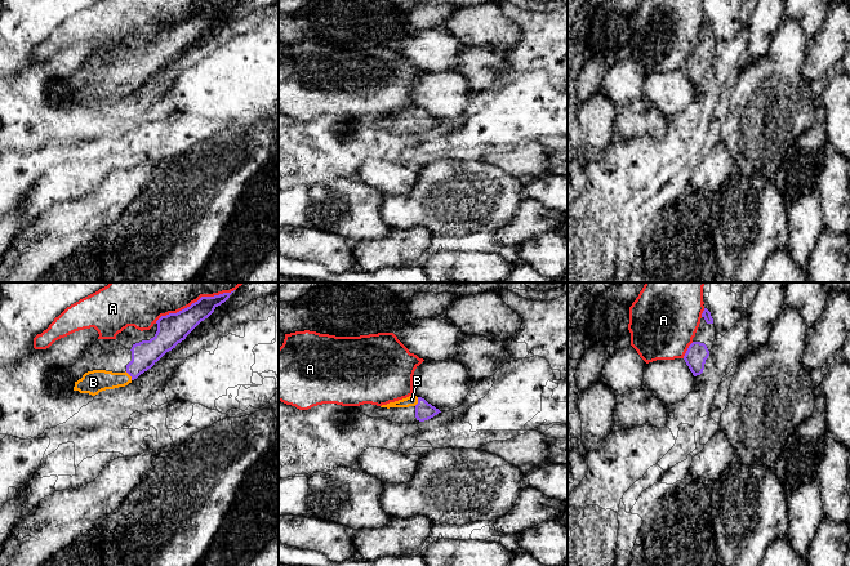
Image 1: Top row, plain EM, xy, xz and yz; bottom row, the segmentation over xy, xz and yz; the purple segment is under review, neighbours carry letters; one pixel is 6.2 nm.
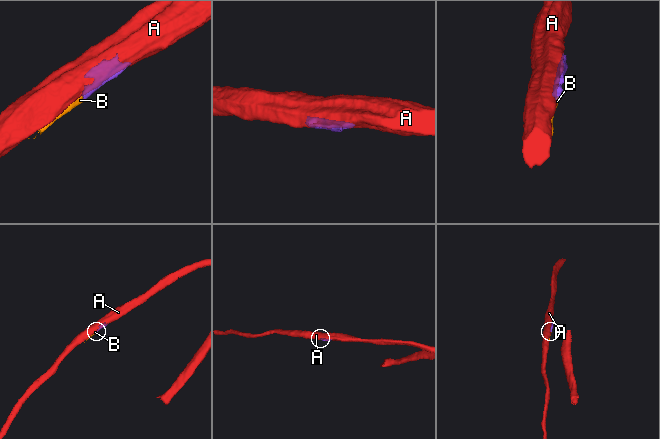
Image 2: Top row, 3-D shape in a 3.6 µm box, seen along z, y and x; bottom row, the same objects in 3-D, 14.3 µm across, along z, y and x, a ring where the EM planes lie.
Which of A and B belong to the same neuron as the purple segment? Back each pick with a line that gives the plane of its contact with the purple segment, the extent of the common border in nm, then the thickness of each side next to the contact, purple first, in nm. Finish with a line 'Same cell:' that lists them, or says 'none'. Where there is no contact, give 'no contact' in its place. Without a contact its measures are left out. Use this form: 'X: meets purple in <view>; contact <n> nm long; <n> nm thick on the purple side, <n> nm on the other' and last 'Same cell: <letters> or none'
B: meets purple in xy; contact 70 nm long; 160 nm thick on the purple side, 140 nm on the other
Same cell: B

